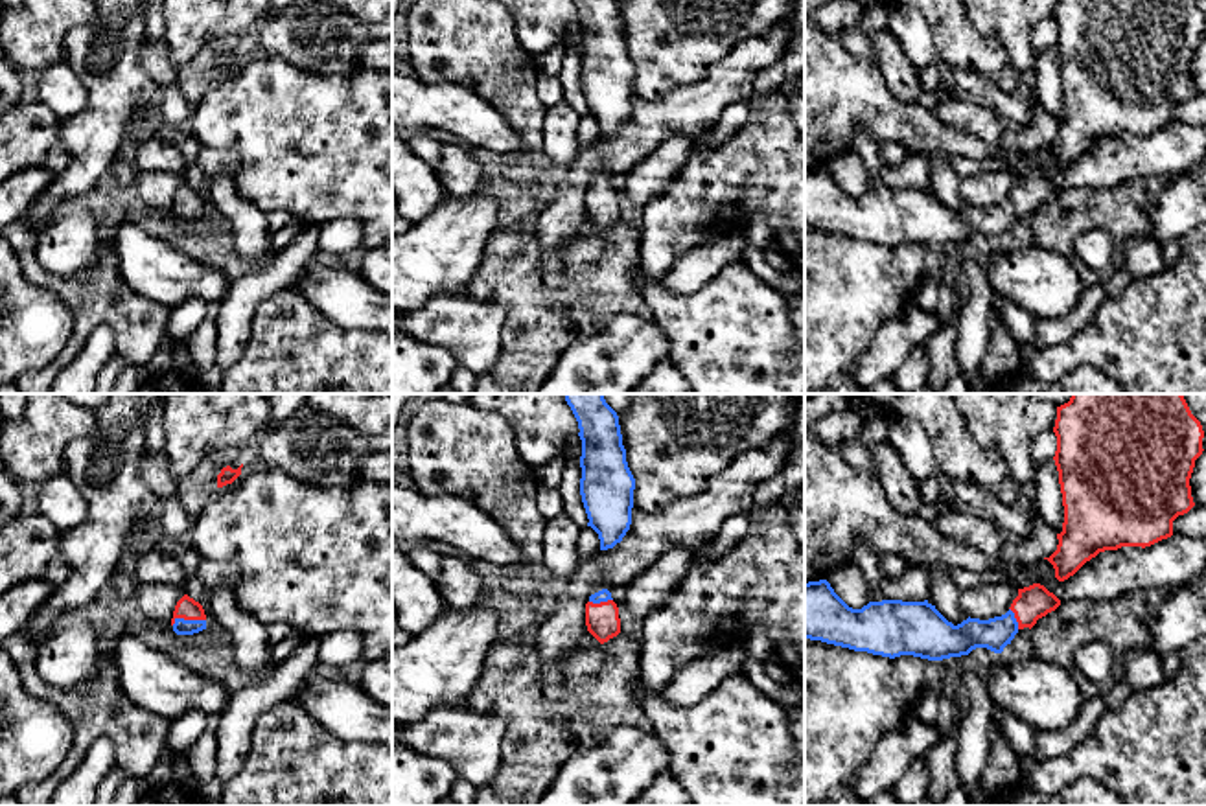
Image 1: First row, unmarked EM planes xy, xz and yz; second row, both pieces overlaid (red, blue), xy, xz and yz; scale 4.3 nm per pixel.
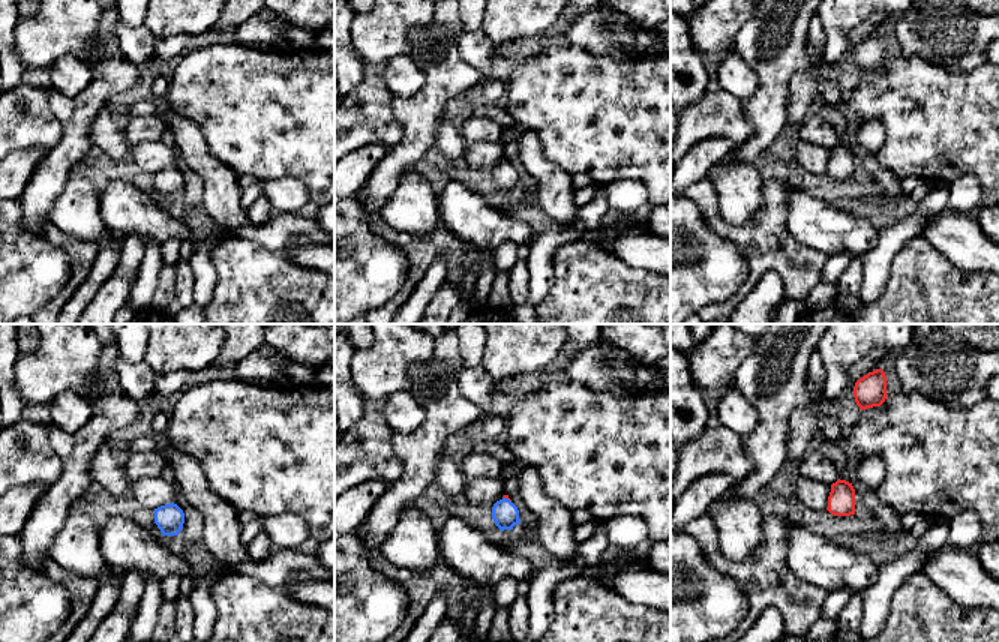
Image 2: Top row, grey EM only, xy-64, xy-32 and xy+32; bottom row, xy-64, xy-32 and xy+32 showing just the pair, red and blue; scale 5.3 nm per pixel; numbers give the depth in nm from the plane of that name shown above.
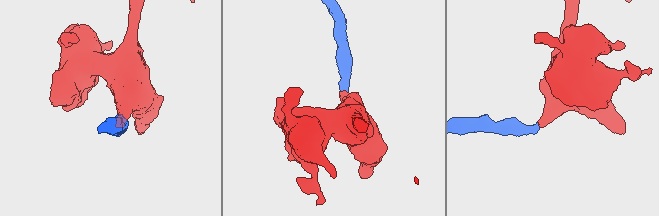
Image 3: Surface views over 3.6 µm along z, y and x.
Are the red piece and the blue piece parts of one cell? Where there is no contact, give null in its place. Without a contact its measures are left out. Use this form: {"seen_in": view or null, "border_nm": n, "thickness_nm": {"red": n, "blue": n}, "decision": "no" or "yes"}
{"seen_in": "xy", "border_nm": 150, "thickness_nm": {"red": 100, "blue": 70}, "decision": "yes"}

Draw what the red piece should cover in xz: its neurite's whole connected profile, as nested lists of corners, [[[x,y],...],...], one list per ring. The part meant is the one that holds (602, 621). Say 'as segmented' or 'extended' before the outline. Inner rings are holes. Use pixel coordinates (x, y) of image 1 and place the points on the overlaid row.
extended; [[[608,589],[589,596],[586,604],[586,626],[600,644],[620,633],[619,607]]]

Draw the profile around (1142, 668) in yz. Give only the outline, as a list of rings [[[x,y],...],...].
[[[1129,650],[1125,655],[1125,675],[1132,690],[1154,688],[1165,681],[1162,661],[1149,650]]]

